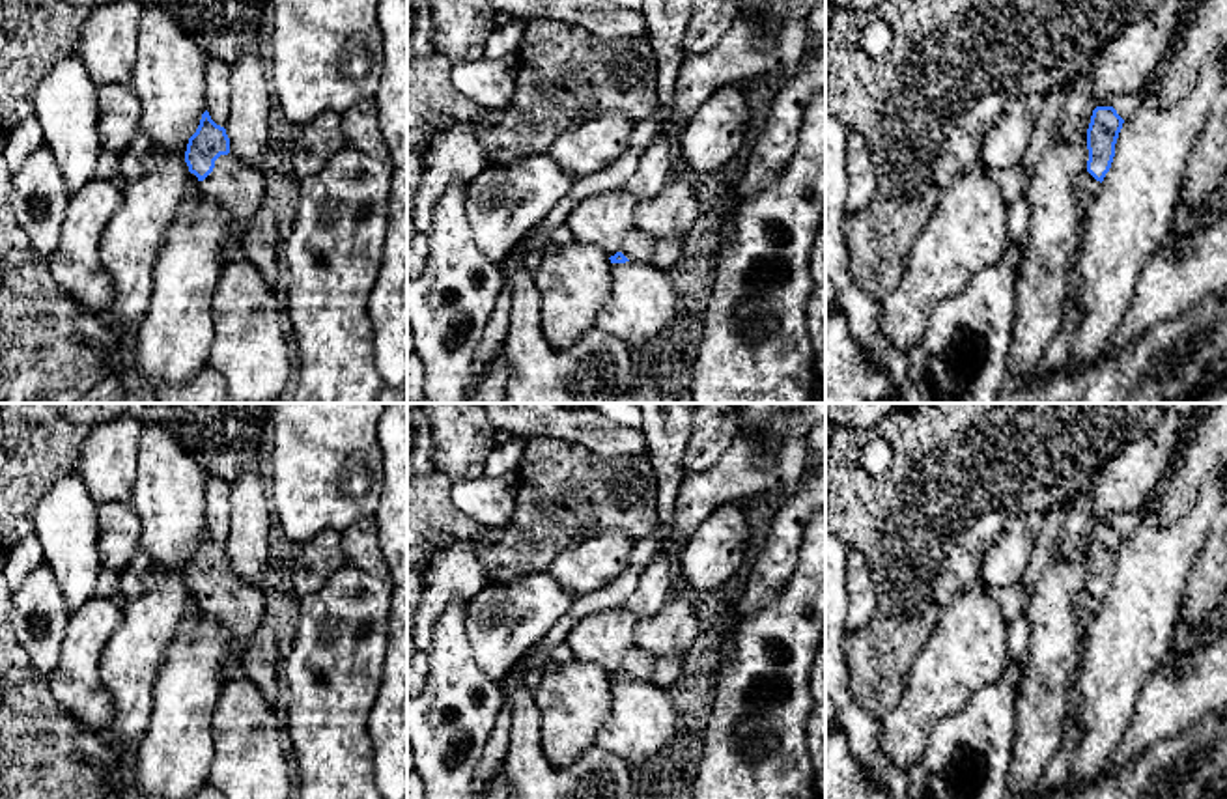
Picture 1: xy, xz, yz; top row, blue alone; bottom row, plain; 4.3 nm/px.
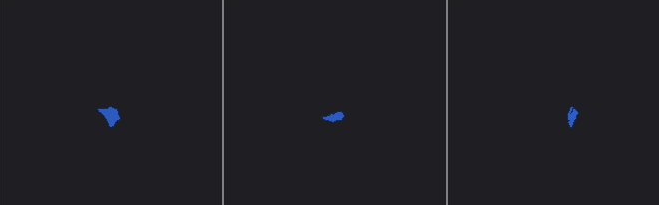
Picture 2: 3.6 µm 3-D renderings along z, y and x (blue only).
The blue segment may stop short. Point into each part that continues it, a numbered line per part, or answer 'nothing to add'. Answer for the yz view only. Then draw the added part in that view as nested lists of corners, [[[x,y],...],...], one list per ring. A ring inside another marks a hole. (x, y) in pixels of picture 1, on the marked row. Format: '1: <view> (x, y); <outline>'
1: yz (1125, 105); [[[1141,91],[1135,93],[1126,93],[1121,97],[1115,97],[1111,106],[1117,110],[1117,114],[1126,119],[1134,114],[1134,110],[1137,108],[1137,105],[1141,103]]]
2: yz (1087, 187); [[[1089,172],[1079,175],[1078,179],[1078,202],[1083,211],[1089,209],[1089,205],[1096,200],[1096,194],[1100,190],[1100,181],[1096,181]]]

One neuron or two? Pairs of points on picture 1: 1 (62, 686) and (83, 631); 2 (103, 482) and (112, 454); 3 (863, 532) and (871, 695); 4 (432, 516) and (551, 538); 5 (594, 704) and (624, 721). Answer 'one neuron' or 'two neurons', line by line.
1: one neuron
2: one neuron
3: one neuron
4: one neuron
5: two neurons

